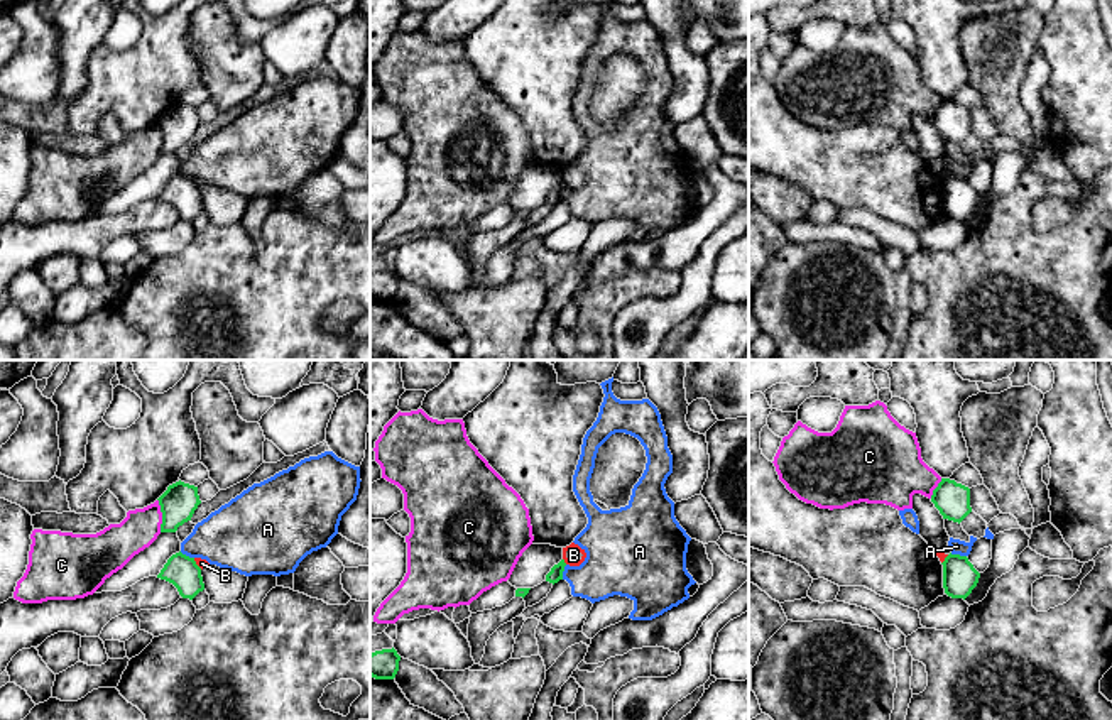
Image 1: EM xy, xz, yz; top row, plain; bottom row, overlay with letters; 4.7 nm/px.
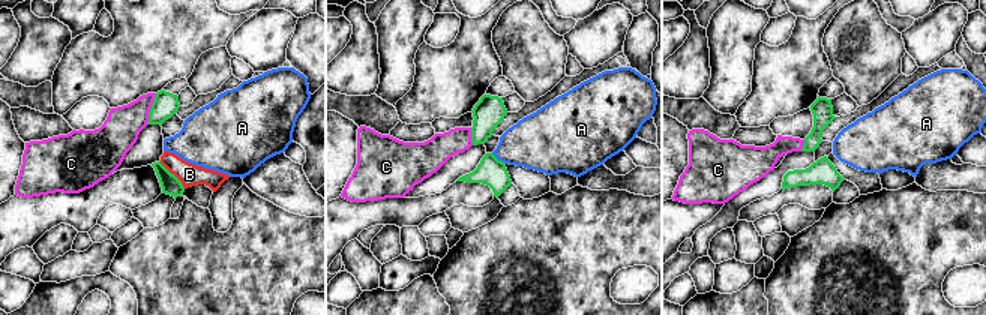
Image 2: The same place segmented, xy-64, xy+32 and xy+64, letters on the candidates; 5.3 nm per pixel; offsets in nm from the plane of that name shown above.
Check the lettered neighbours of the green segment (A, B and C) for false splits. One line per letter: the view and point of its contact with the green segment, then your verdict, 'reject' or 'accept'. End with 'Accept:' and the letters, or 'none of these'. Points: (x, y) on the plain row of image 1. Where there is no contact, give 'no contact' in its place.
A: yz (959, 176) | reject
B: xz (563, 183) | reject
C: xy (163, 137) | reject
Accept: none of these

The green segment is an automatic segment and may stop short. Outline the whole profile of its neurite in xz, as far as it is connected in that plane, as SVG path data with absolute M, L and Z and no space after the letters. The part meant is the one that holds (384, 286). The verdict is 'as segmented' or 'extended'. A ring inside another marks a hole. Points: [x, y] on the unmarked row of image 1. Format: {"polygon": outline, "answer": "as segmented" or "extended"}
{"polygon": "M382 270L370 275L370 297L375 301L394 301L399 292L401 277L397 272Z", "answer": "as segmented"}

